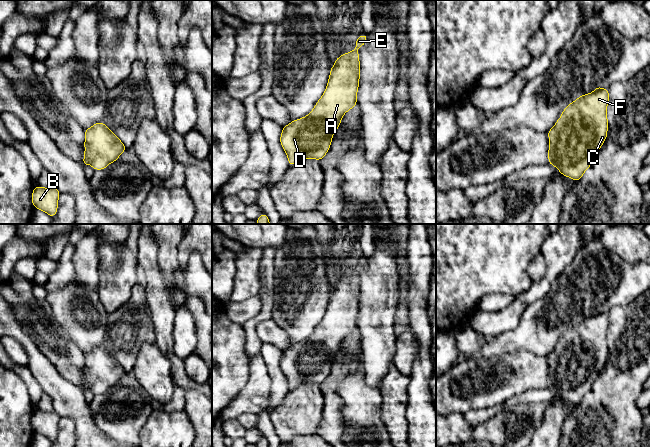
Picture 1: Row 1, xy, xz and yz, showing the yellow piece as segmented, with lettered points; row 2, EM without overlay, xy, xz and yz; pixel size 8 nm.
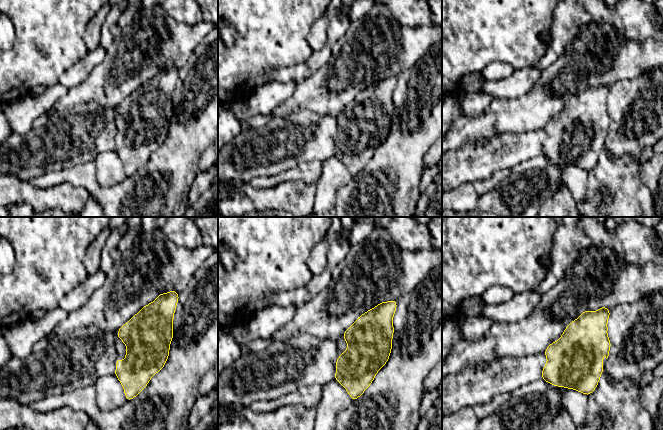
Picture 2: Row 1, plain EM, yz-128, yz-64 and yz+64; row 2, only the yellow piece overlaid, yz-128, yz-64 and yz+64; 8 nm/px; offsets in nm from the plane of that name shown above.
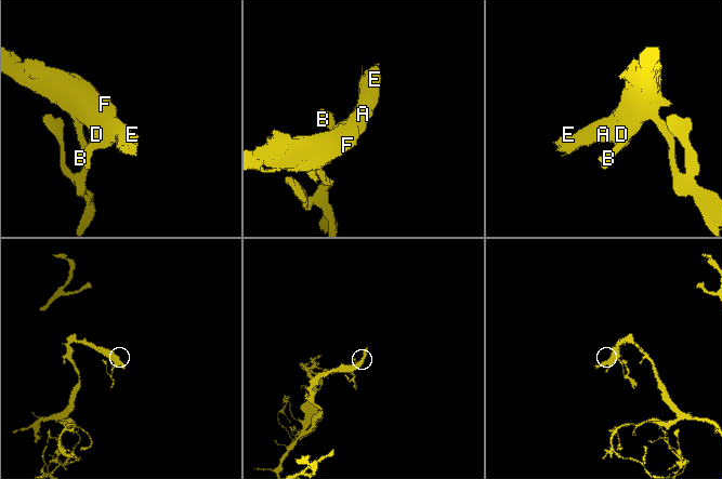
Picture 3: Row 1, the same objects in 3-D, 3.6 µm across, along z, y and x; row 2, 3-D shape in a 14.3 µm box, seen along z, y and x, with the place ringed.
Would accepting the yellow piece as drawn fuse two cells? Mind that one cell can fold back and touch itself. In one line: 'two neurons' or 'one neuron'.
one neuron

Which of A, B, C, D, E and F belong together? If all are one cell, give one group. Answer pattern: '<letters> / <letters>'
A B C D E F

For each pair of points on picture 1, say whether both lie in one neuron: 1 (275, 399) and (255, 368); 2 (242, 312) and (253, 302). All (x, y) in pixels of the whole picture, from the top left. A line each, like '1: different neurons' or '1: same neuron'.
1: different neurons
2: same neuron

